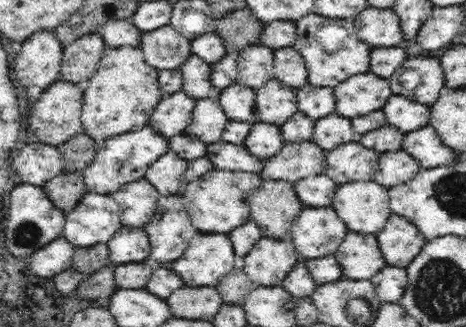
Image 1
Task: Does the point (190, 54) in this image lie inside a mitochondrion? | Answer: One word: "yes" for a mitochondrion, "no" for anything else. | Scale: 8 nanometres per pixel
no

